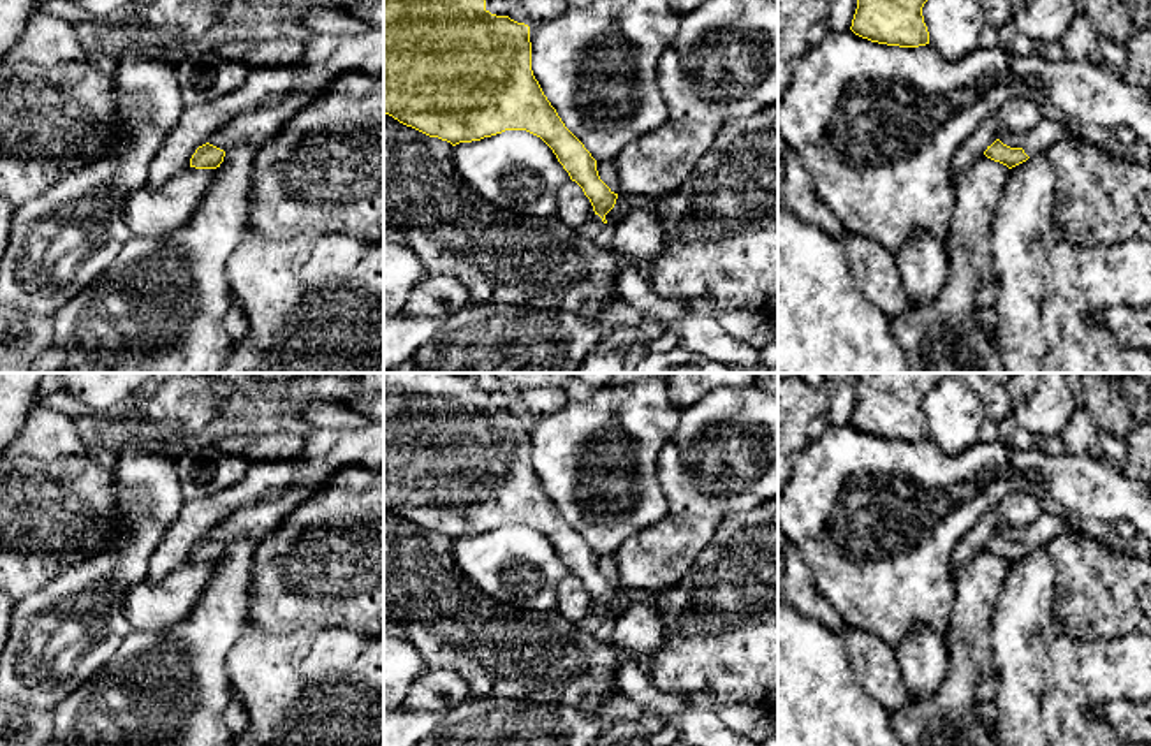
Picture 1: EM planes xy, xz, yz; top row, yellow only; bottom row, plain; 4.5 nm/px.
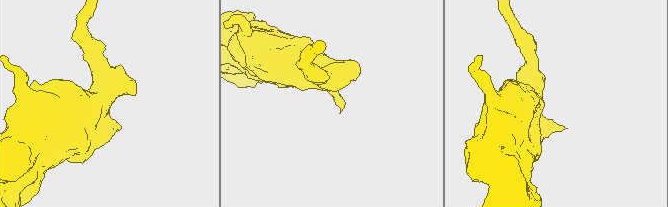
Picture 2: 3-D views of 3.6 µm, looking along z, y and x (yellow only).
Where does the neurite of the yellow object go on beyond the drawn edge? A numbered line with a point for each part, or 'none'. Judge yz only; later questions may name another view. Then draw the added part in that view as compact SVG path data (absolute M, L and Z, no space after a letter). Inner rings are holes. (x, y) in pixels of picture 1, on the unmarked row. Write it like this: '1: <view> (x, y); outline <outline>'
1: yz (1048, 526); outline M1042 512L1038 519L1026 528L1026 537L1023 540L1028 551L1045 547L1054 537L1077 531L1077 528L1065 517L1056 517L1049 512Z

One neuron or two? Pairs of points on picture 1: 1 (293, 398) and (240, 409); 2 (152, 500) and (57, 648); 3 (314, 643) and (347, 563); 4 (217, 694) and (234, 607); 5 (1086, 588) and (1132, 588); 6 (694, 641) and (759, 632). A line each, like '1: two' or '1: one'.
1: one
2: one
3: two
4: one
5: one
6: one

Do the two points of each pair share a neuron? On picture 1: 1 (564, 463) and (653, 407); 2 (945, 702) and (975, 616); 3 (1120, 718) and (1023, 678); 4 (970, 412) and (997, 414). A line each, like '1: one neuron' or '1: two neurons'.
1: one neuron
2: one neuron
3: two neurons
4: two neurons

